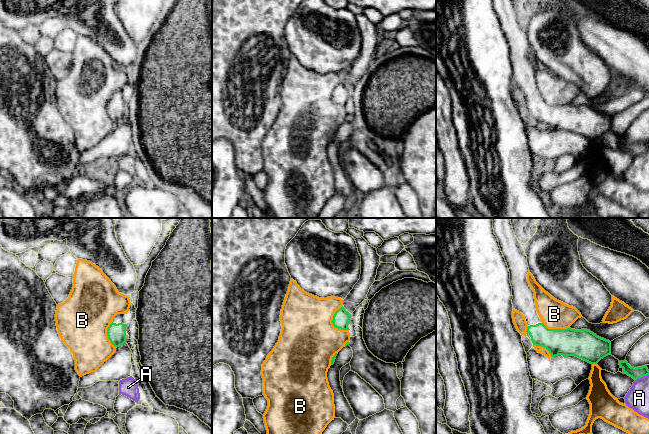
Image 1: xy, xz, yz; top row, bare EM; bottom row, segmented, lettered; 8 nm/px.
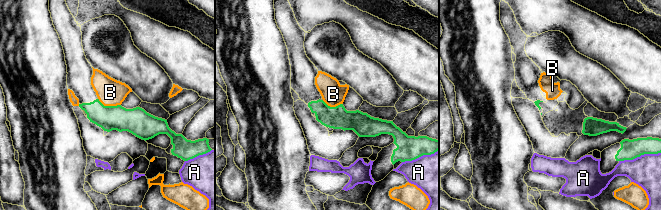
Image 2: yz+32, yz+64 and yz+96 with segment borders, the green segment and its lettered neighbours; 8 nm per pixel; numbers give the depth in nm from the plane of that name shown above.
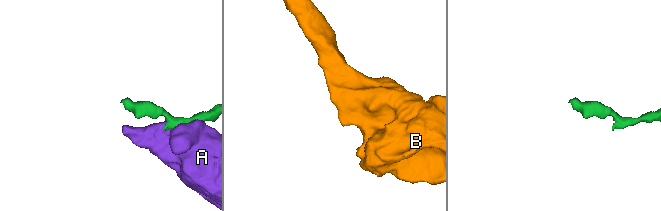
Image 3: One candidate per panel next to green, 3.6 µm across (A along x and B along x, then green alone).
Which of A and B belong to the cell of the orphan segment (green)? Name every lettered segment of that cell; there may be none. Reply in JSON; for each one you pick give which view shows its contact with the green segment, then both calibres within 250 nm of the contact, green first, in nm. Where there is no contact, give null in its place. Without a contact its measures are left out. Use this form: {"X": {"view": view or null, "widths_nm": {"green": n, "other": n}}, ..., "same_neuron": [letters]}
{"same_neuron": []}

